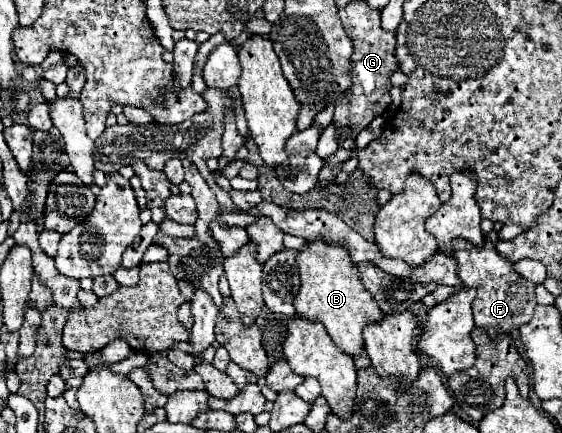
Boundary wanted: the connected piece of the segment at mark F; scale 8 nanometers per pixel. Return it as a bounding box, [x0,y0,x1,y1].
[452,239,536,335]

